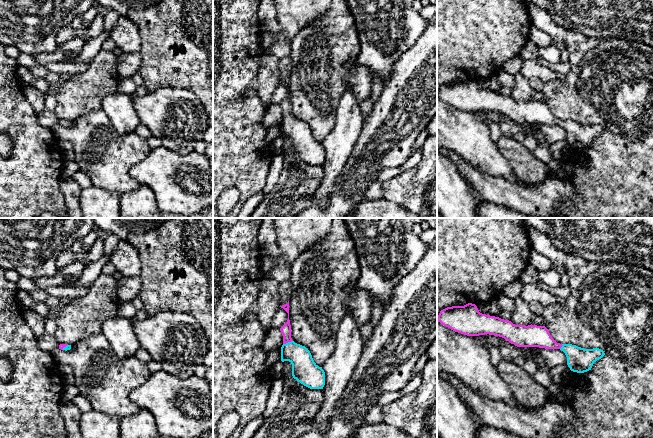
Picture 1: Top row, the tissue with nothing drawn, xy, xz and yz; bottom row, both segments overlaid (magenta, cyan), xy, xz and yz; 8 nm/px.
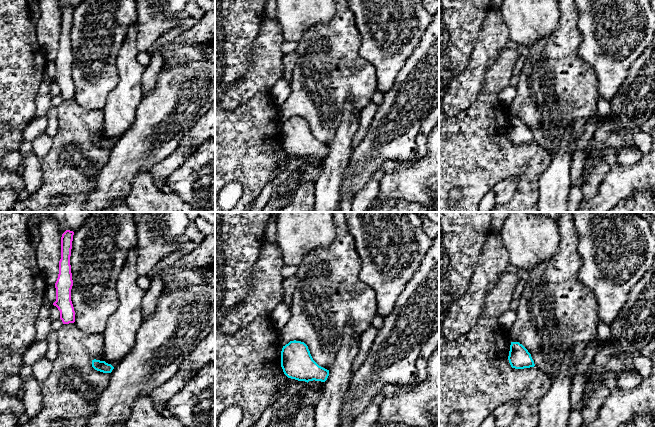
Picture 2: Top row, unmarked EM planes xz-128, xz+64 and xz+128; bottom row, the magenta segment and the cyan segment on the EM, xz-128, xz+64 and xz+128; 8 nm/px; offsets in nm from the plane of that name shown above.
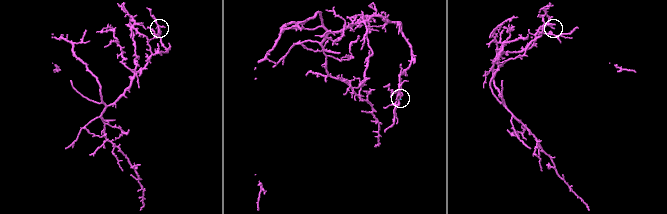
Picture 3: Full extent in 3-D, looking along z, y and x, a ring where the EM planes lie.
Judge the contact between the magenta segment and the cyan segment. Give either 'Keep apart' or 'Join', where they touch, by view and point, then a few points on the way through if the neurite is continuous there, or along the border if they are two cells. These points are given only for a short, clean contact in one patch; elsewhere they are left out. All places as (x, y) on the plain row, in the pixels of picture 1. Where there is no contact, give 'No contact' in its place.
Join. Touches magenta at xz (287, 118). Path across: xz (286, 104), (287, 118), (301, 135), (304, 144)

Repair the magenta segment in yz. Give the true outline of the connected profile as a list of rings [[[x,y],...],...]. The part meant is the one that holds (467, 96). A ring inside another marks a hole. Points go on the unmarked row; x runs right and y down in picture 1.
[[[472,79],[441,86],[437,97],[467,112],[489,110],[502,113],[517,123],[560,125],[567,133],[570,146],[577,149],[591,146],[593,140],[605,131],[599,124],[584,125],[572,120],[557,119],[545,102],[515,101],[509,96],[482,90]]]

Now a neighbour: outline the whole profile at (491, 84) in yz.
[[[493,75],[488,79],[478,80],[476,82],[480,89],[495,93],[498,93],[502,87],[498,82],[497,75]]]

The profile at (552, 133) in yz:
[[[520,123],[528,134],[534,138],[537,133],[541,133],[548,144],[553,144],[556,141],[567,140],[567,133],[560,125],[545,125],[539,123]]]

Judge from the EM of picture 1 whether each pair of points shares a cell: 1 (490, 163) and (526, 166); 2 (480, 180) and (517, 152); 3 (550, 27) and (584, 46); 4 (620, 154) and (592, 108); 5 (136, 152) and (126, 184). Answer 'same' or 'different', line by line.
1: different
2: different
3: same
4: different
5: same

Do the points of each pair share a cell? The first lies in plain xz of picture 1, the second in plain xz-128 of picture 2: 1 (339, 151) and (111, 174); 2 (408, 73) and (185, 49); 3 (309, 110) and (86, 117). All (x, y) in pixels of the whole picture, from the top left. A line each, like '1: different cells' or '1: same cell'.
1: different cells
2: different cells
3: different cells

